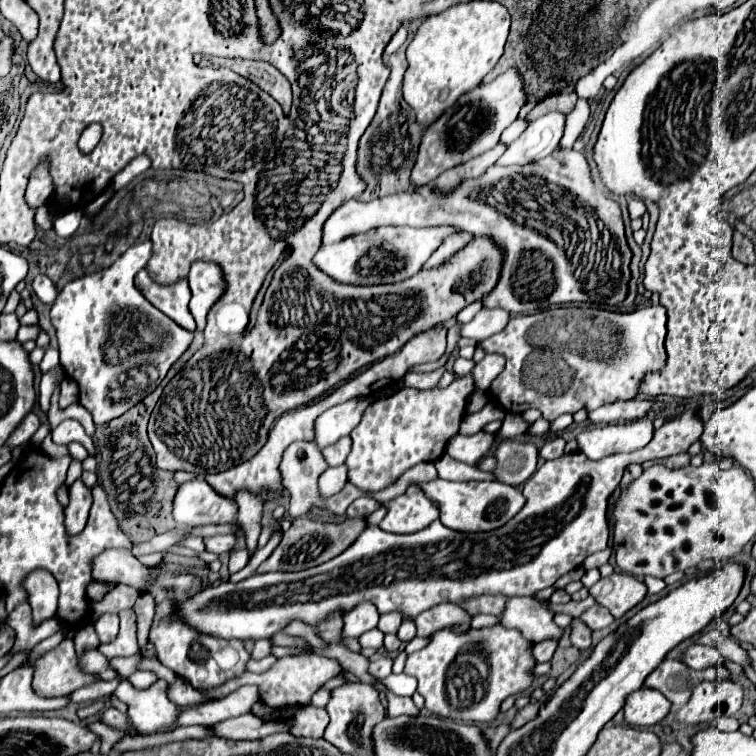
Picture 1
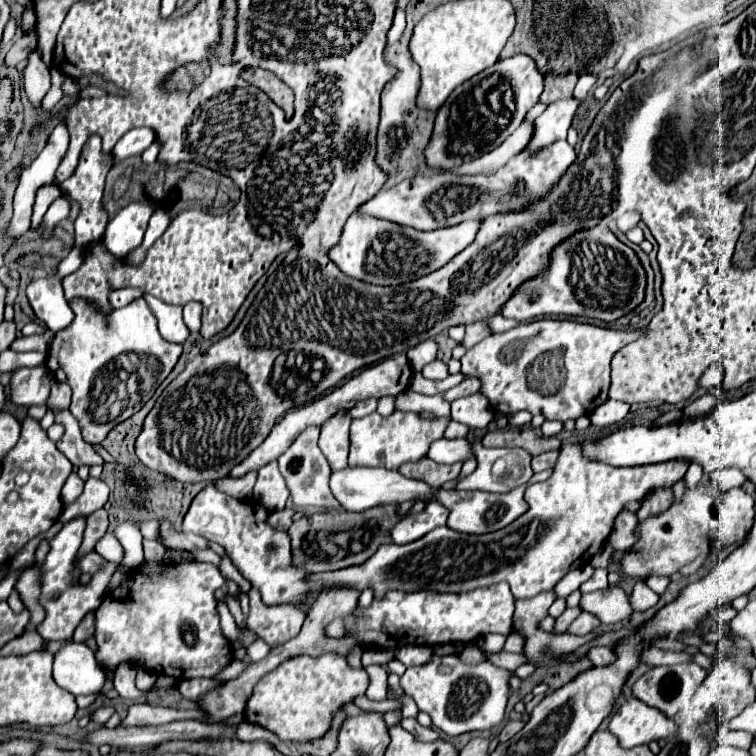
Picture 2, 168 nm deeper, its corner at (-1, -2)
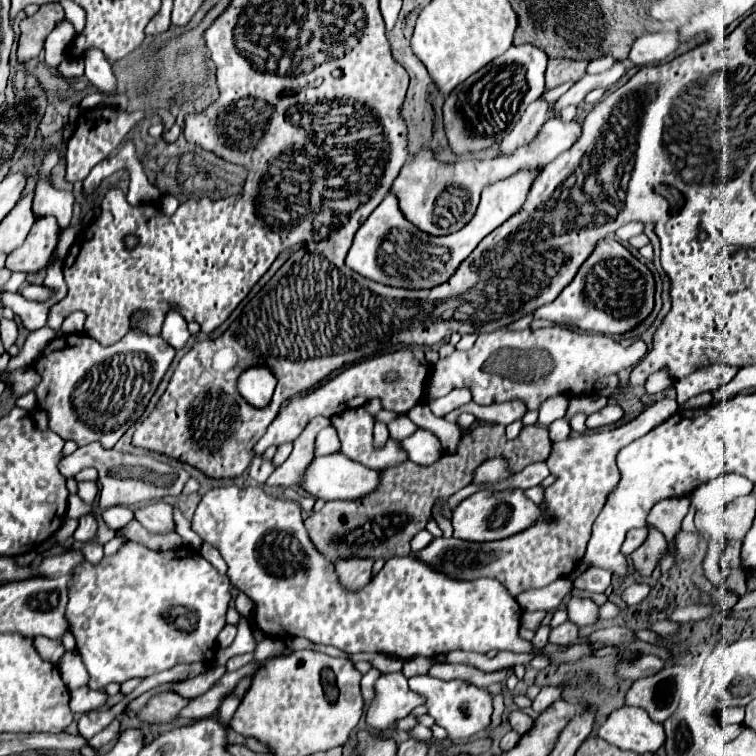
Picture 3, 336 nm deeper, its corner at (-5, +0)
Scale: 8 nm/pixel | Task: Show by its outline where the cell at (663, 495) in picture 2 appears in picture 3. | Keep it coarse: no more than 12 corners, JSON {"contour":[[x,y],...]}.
{"contour":[[649,528],[645,544],[631,554],[635,572],[651,576],[665,548],[663,534]]}

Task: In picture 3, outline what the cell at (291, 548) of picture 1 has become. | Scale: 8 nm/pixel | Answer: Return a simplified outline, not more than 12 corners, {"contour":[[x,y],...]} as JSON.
{"contour":[[477,424],[431,466],[381,470],[377,492],[305,520],[331,562],[409,554],[409,540],[491,458],[517,474],[549,430]]}

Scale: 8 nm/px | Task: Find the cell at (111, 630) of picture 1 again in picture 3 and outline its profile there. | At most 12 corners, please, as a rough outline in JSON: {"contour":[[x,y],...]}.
{"contour":[[125,542],[73,568],[89,688],[205,662],[229,578]]}

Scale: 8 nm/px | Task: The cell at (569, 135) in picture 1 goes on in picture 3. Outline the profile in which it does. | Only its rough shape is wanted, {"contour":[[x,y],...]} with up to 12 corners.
{"contour":[[613,56],[593,60],[587,72],[603,72],[615,64]]}

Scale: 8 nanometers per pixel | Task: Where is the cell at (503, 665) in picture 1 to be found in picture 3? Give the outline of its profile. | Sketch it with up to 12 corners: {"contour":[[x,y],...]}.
{"contour":[[411,676],[453,742],[491,724],[491,694],[467,680]]}

